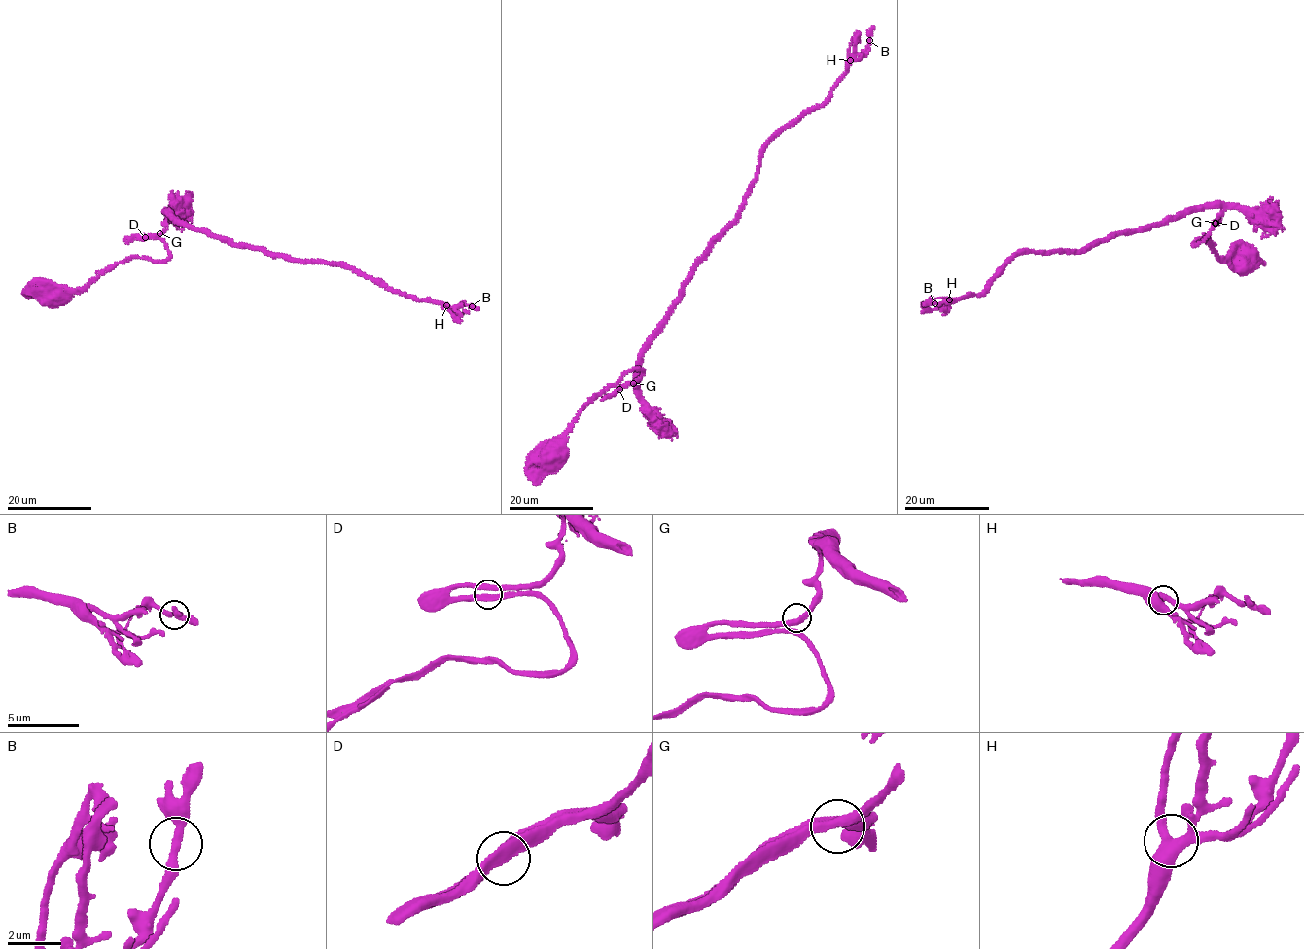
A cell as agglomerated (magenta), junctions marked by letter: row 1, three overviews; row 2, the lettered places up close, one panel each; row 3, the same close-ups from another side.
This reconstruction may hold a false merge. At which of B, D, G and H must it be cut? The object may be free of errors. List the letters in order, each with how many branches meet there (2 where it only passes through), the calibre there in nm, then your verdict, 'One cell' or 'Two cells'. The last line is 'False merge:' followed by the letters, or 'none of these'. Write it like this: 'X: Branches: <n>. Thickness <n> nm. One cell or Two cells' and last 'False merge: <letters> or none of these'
B: Branches: 2. Thickness 300 nm. One cell
D: Branches: 2. Thickness 360 nm. One cell
G: Branches: 2. Thickness 360 nm. One cell
H: Branches: 3. Thickness 460 nm. One cell
False merge: none of these

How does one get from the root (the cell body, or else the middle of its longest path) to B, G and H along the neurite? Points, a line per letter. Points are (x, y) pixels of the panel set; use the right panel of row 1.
B: (1237, 259), (1194, 244), (1223, 209), (1189, 209), (1079, 251), (1022, 253), (982, 293), (935, 303)
G: (1237, 259), (1231, 254), (1221, 259), (1205, 235), (1194, 244), (1202, 241), (1215, 223)
H: (1237, 259), (1194, 244), (1223, 209), (1189, 209), (1079, 251), (1022, 253), (982, 293), (949, 299)

